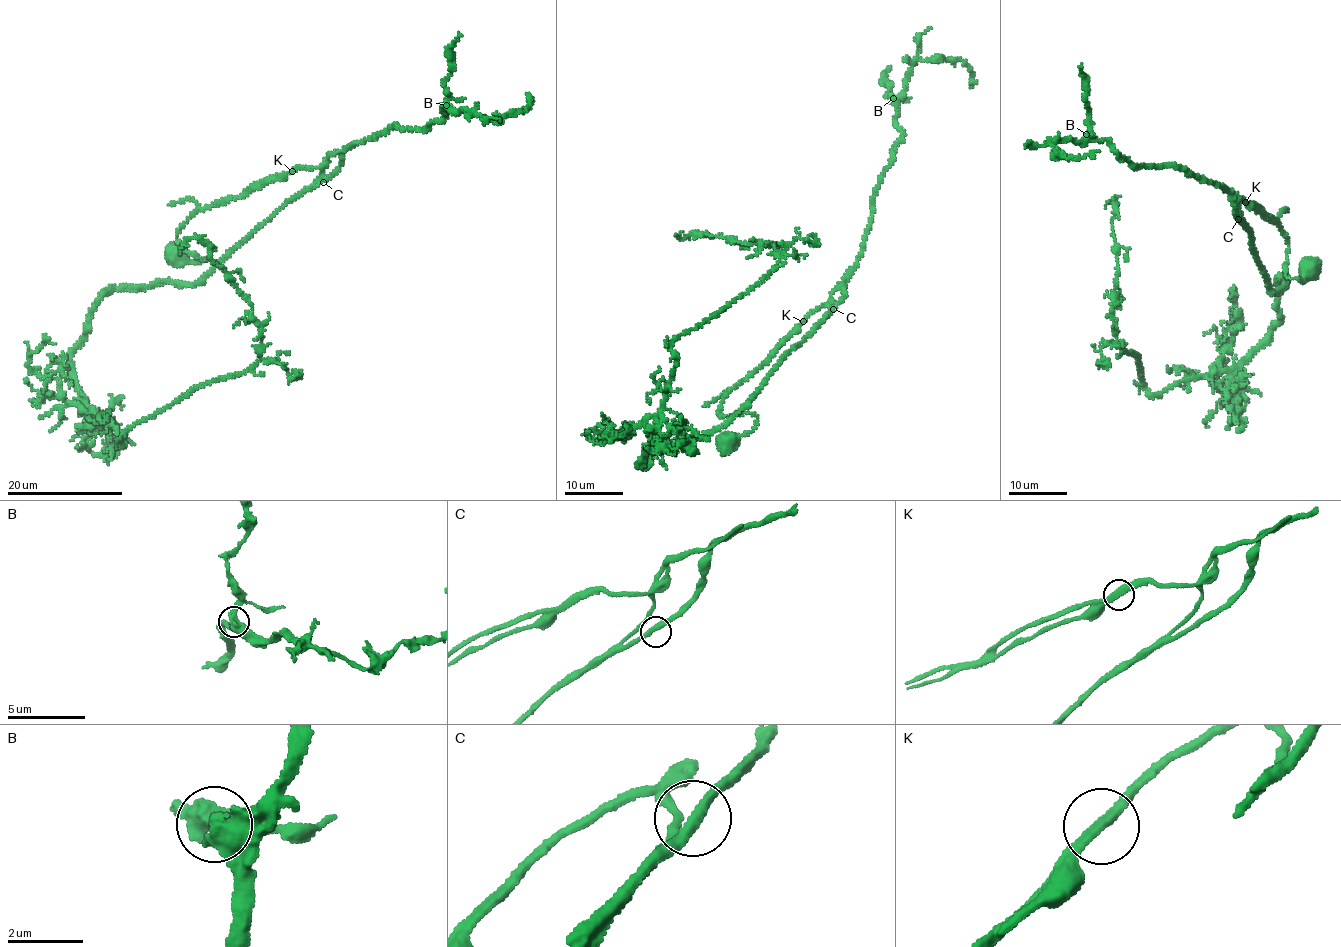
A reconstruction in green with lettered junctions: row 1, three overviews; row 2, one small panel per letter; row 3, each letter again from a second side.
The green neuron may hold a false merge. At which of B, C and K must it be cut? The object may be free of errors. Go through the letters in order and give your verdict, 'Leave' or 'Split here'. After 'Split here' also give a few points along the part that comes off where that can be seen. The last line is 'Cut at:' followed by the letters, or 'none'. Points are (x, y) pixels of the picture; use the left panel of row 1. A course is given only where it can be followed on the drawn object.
B: Leave
C: Leave
K: Split here. Course of the part to remove: (292, 171), (213, 207), (201, 208), (187, 199), (167, 205)
Cut at: K

